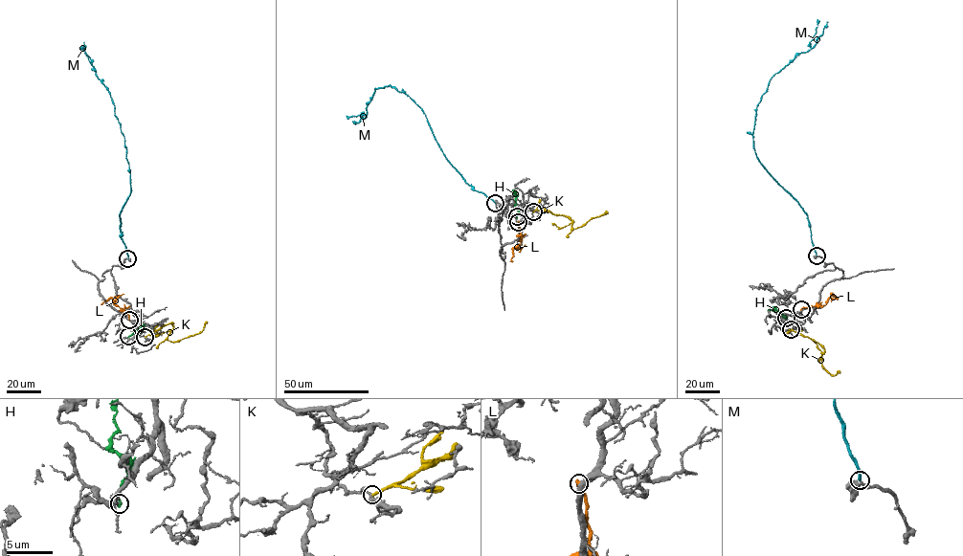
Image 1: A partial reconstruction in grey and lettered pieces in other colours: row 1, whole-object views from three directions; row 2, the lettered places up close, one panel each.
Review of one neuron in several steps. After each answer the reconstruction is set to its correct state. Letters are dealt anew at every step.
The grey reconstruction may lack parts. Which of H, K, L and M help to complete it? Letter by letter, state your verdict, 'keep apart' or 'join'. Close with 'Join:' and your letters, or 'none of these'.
H: keep apart
K: keep apart
L: keep apart
M: join
Join: M

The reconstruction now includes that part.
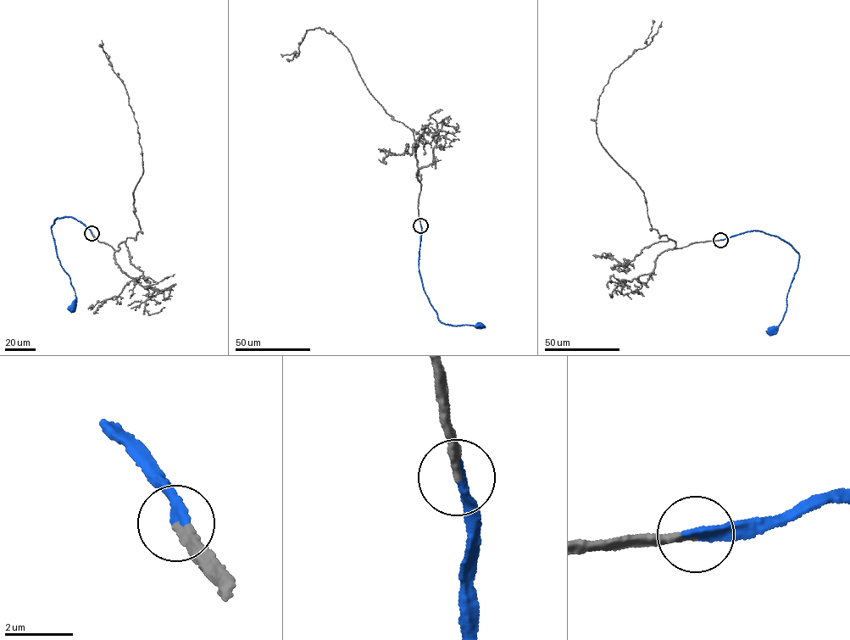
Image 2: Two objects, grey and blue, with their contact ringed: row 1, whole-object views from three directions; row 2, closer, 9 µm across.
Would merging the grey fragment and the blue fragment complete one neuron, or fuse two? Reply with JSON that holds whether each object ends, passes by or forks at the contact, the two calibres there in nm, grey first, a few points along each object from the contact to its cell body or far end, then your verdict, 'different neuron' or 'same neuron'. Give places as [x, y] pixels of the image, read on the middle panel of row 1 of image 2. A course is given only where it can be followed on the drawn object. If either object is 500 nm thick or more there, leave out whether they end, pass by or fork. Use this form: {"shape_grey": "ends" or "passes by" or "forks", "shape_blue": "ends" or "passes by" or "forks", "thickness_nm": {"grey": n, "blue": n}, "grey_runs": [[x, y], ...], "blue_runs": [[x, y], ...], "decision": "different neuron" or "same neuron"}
{"shape_grey": "ends", "shape_blue": "ends", "thickness_nm": {"grey": 240, "blue": 360}, "grey_runs": [[421, 226], [413, 132], [369, 93], [347, 47], [314, 28], [306, 30], [297, 56], [286, 59]], "blue_runs": [[421, 226], [419, 269], [424, 292], [440, 320], [456, 326], [480, 325]], "decision": "same neuron"}

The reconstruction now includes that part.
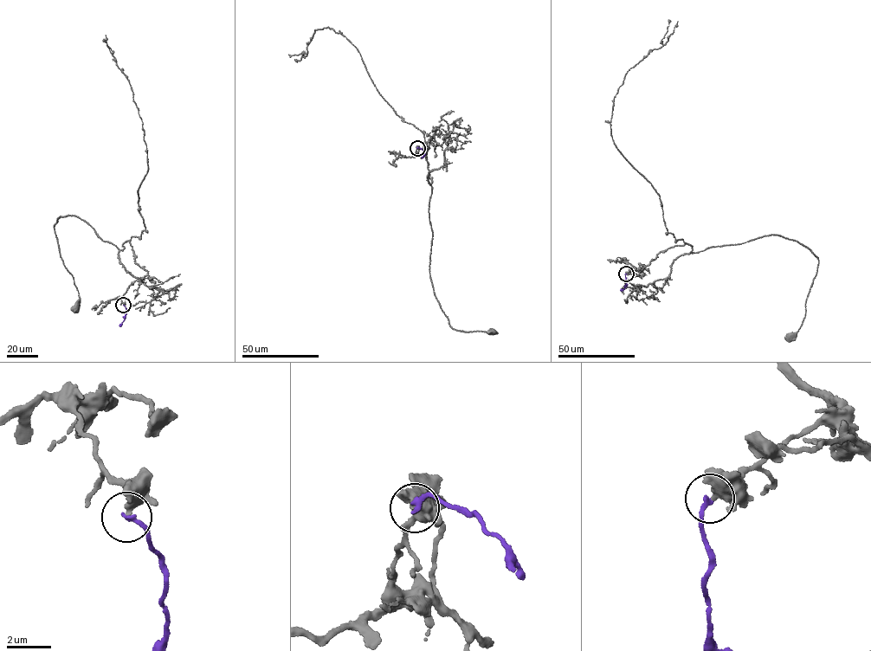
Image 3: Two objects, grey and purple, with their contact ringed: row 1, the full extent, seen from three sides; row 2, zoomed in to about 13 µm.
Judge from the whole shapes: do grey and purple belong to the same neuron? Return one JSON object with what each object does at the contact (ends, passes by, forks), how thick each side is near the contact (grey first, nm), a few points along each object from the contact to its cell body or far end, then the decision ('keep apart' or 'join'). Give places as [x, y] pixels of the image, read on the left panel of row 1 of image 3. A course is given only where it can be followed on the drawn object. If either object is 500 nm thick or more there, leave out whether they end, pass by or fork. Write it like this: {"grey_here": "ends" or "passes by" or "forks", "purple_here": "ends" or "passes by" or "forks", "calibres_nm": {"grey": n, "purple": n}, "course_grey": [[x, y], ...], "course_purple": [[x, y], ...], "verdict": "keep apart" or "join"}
{"grey_here": "ends", "purple_here": "ends", "calibres_nm": {"grey": 360, "purple": 200}, "course_grey": [[123, 305], [147, 272], [129, 241], [119, 251], [86, 221], [60, 215], [54, 230], [75, 307]], "course_purple": [[123, 305], [125, 318], [119, 326]], "verdict": "keep apart"}

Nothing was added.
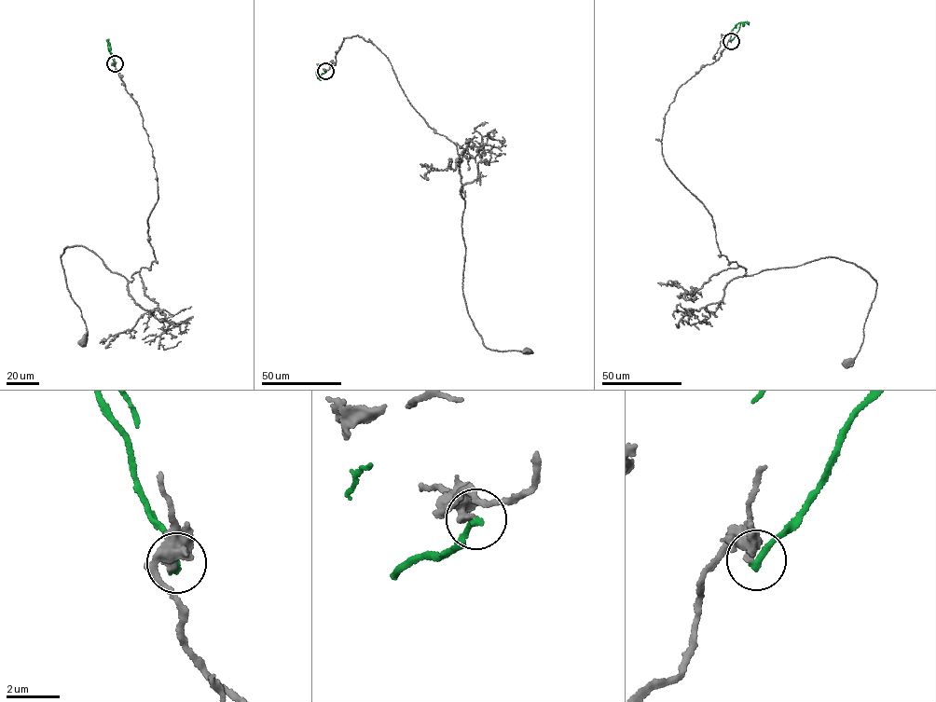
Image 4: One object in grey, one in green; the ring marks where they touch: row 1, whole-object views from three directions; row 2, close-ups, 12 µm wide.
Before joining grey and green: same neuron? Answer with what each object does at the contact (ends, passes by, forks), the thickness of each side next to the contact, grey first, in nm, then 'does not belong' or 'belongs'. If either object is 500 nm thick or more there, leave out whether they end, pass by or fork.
grey ends; green ends; calibres 480 and 300 nm; does not belong

